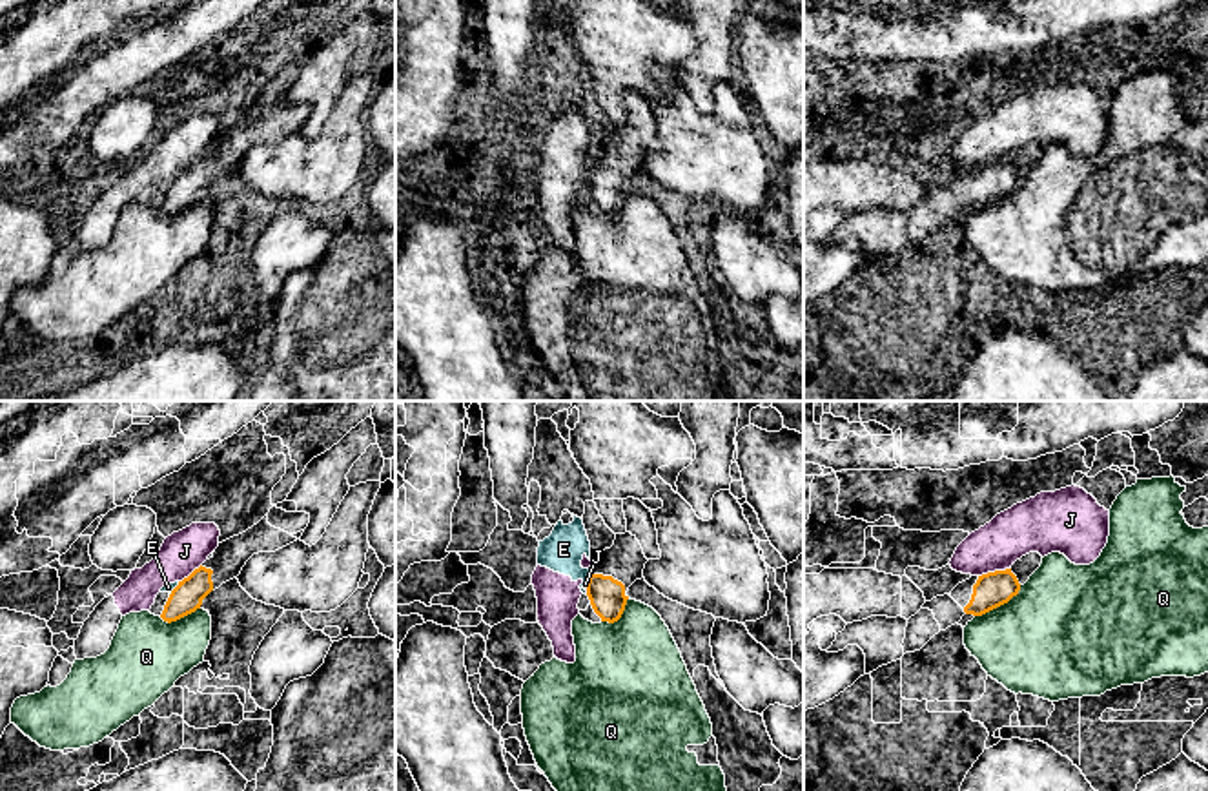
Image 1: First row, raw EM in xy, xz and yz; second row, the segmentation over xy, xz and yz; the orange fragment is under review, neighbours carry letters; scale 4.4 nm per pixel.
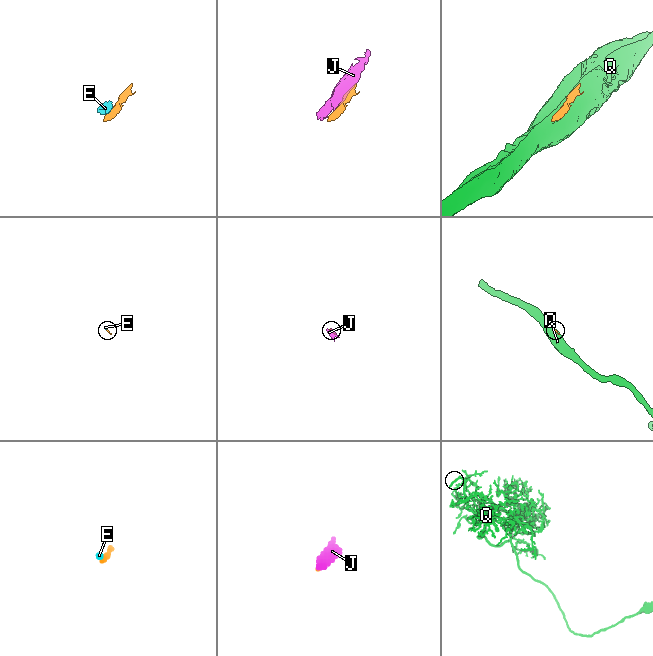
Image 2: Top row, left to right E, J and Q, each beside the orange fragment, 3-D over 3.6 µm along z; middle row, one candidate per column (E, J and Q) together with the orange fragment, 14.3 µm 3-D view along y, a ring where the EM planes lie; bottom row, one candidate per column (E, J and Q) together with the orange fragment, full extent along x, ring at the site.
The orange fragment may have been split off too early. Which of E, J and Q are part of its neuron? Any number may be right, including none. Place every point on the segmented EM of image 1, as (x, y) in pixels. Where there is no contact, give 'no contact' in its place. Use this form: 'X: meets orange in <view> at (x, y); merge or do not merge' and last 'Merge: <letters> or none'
E: meets orange in xz at (589, 580); do not merge
J: meets orange in yz at (995, 571); do not merge
Q: meets orange in yz at (999, 606); do not merge
Merge: none

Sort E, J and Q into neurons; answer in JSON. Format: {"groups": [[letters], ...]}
{"groups": [["E", "J"], ["Q"]]}

